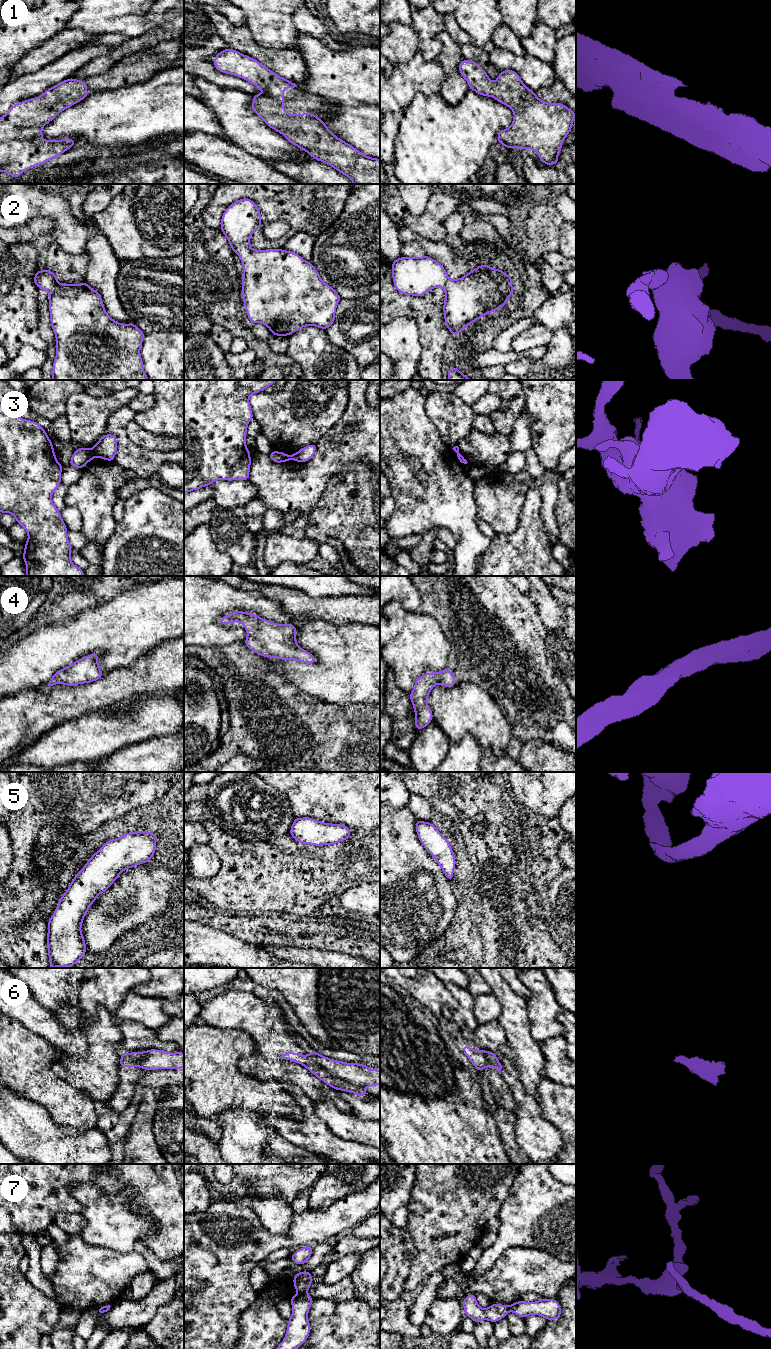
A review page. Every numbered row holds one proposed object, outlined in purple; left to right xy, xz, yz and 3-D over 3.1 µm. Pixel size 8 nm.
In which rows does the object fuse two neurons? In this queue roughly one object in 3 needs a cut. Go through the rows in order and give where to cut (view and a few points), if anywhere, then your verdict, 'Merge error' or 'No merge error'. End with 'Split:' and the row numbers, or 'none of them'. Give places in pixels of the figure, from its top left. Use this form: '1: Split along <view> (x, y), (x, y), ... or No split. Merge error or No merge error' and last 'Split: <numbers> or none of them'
1: No split. No merge error
2: No split. No merge error
3: Split along xy (91, 449), (96, 455). Merge error
4: No split. No merge error
5: No split. No merge error
6: Split along xz (309, 1054), (333, 1075), (364, 1087). Merge error
7: Split along xz (299, 1292), (305, 1293). Merge error
Split: 3, 6, 7

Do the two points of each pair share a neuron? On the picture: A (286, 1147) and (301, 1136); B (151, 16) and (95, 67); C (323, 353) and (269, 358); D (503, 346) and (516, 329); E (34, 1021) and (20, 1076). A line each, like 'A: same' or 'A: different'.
A: different
B: same
C: different
D: same
E: different

